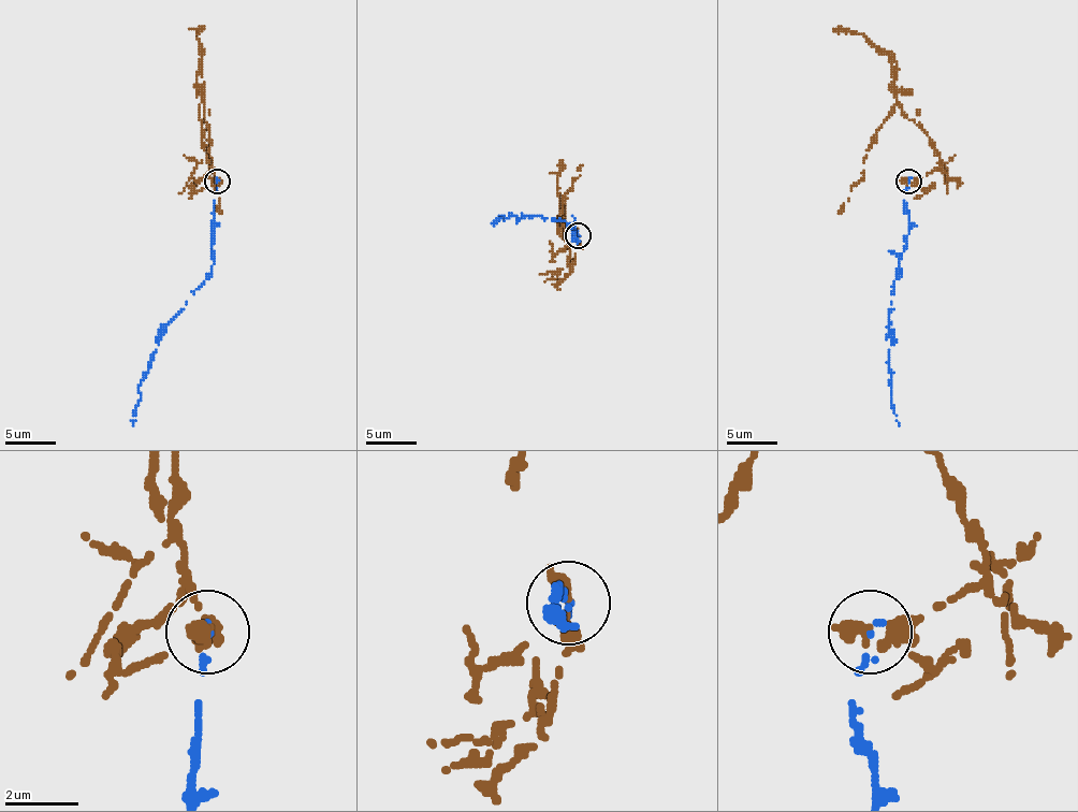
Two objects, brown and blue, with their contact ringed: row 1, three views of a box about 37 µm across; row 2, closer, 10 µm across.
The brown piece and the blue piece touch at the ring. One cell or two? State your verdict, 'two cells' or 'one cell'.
two cells

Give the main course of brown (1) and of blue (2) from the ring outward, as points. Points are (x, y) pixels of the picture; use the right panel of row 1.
1: (909, 180), (917, 183), (932, 173), (940, 158), (934, 142), (897, 102), (869, 147), (863, 175), (839, 213)
2: (909, 180), (904, 201), (909, 233), (891, 291), (889, 324), (891, 401), (899, 425)

